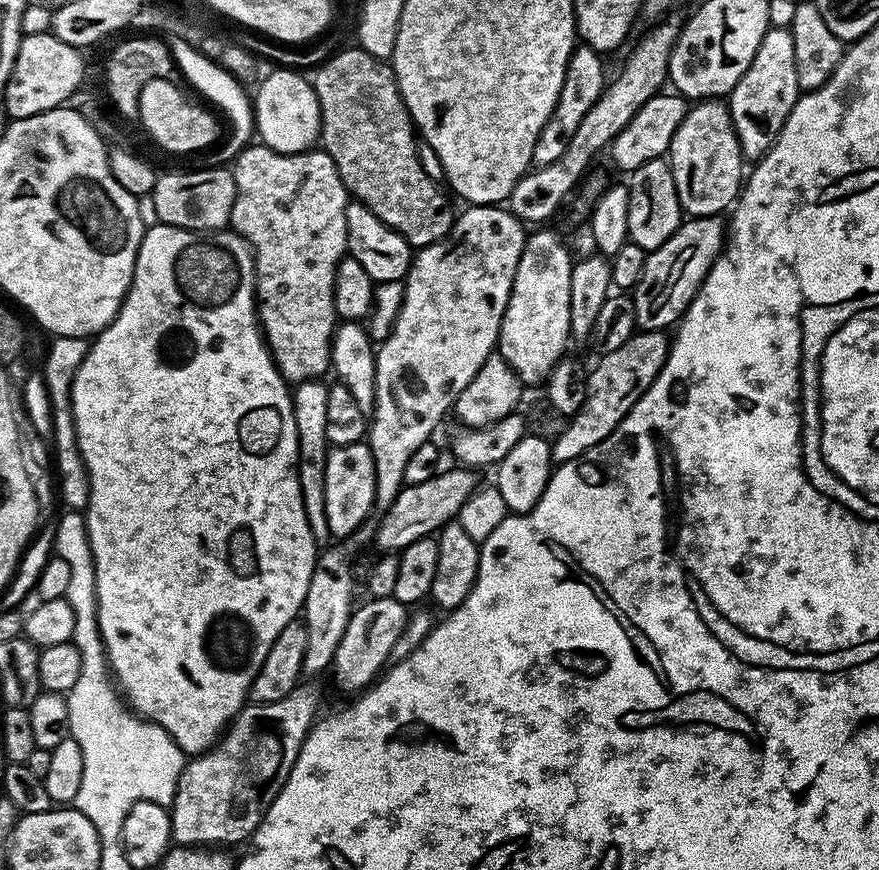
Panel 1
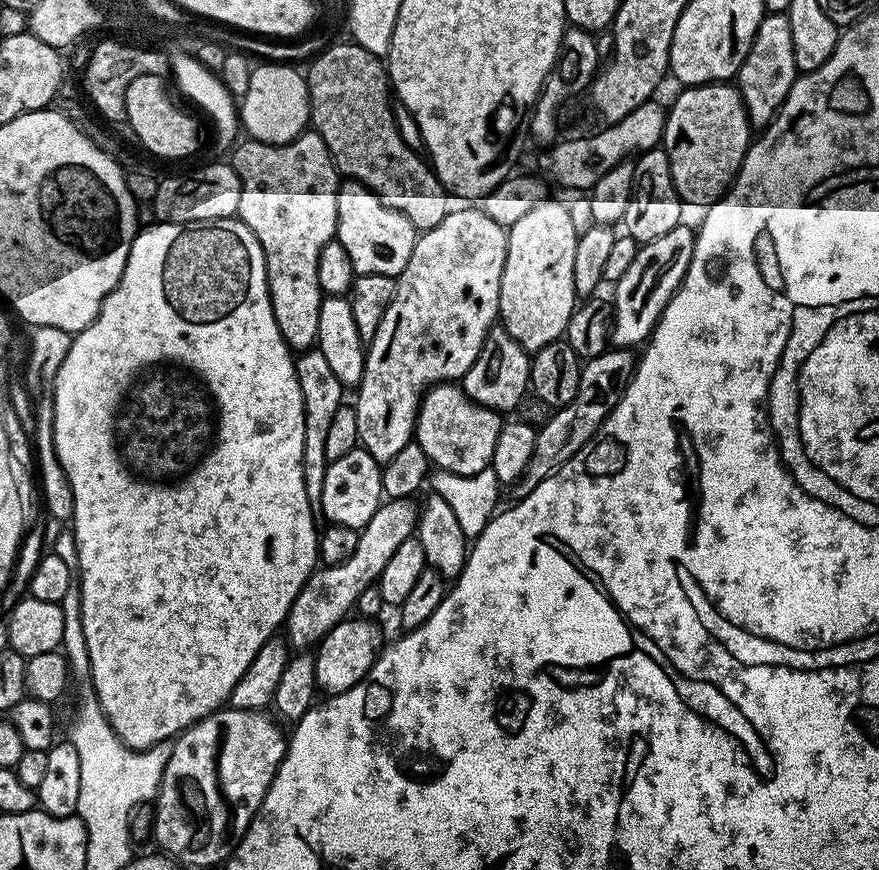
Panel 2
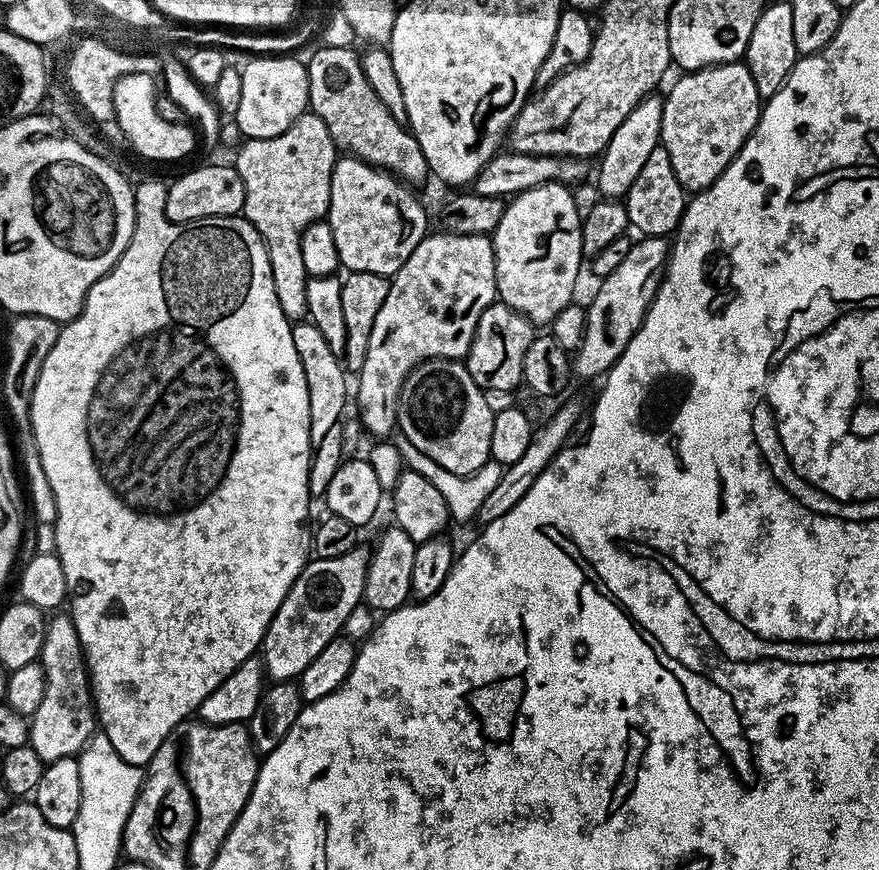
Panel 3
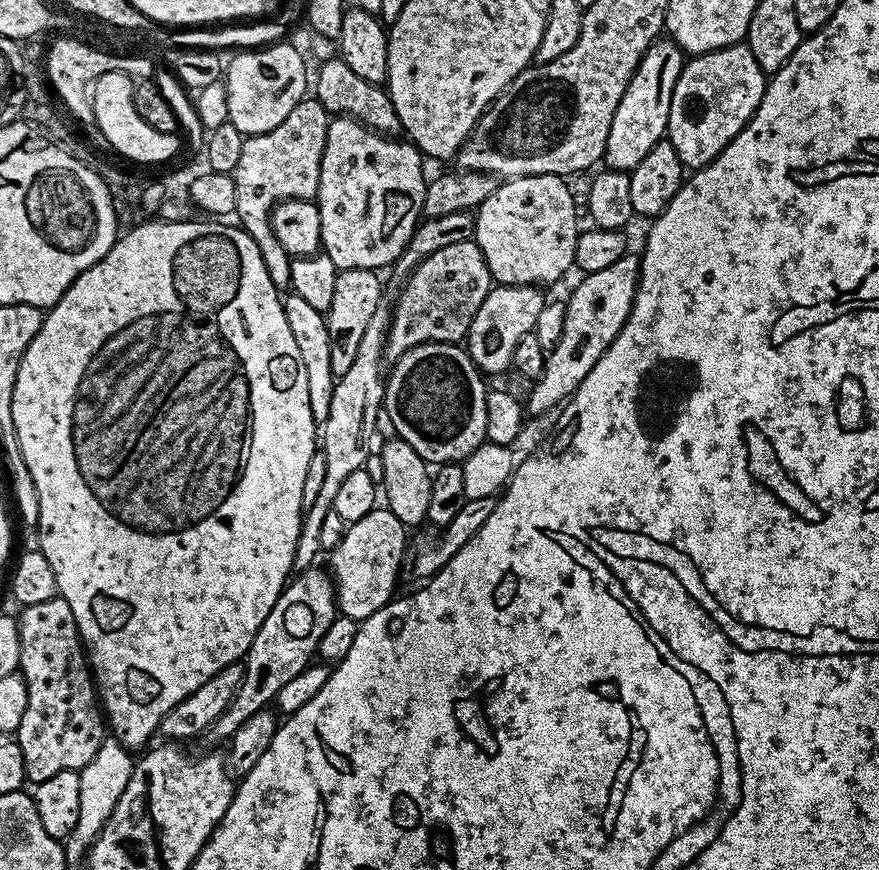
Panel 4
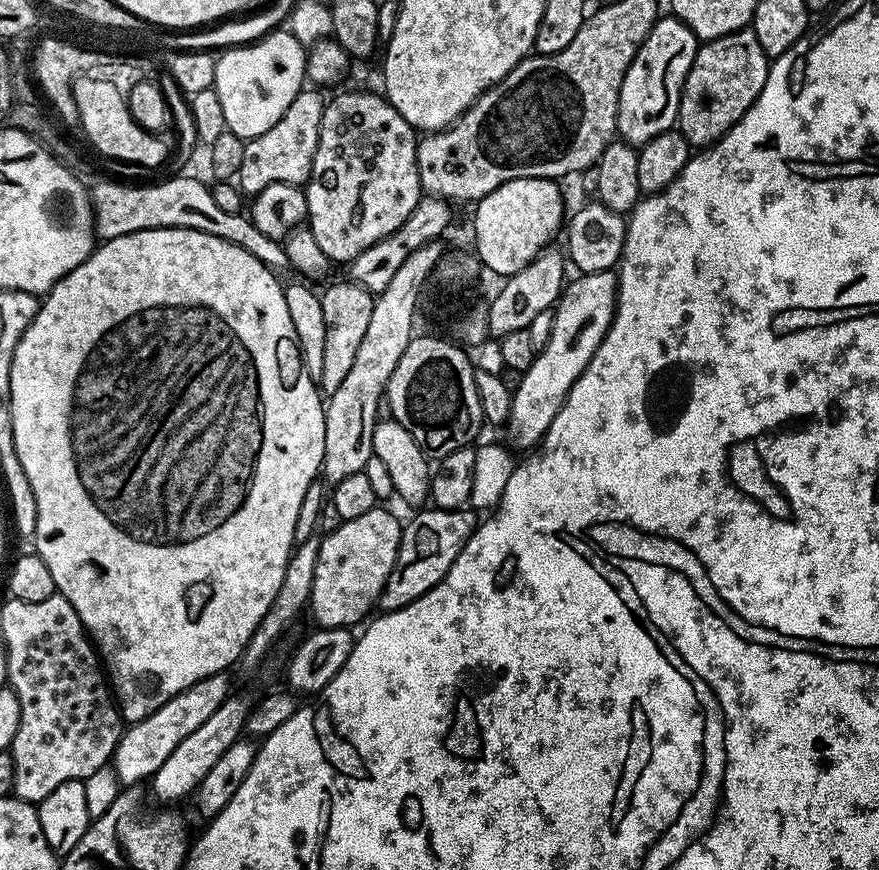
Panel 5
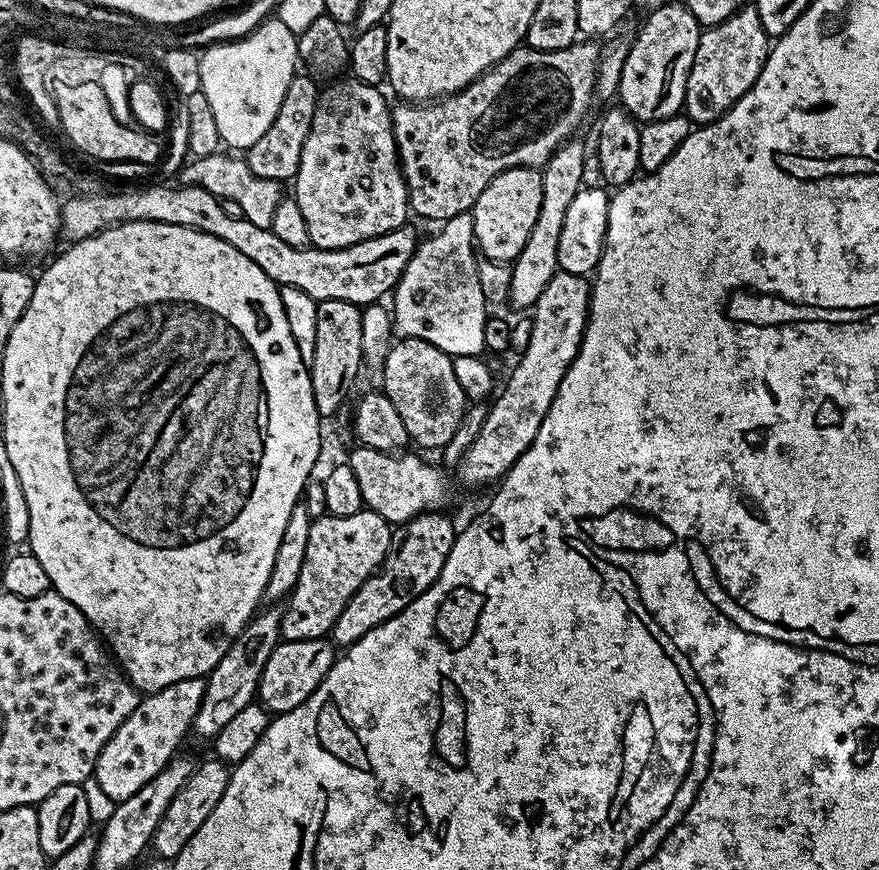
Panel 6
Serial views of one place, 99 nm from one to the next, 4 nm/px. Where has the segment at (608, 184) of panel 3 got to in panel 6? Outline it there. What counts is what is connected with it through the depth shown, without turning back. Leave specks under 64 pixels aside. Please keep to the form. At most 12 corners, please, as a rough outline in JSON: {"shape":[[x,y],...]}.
{"shape":[[680,2],[649,14],[618,89],[636,121],[683,109],[701,31]]}

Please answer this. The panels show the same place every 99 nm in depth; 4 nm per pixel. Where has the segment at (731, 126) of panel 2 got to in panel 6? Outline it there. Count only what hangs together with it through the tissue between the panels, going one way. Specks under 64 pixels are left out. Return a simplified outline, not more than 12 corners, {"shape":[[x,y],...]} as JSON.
{"shape":[[754,6],[700,34],[683,111],[721,120],[758,82],[770,37]]}

